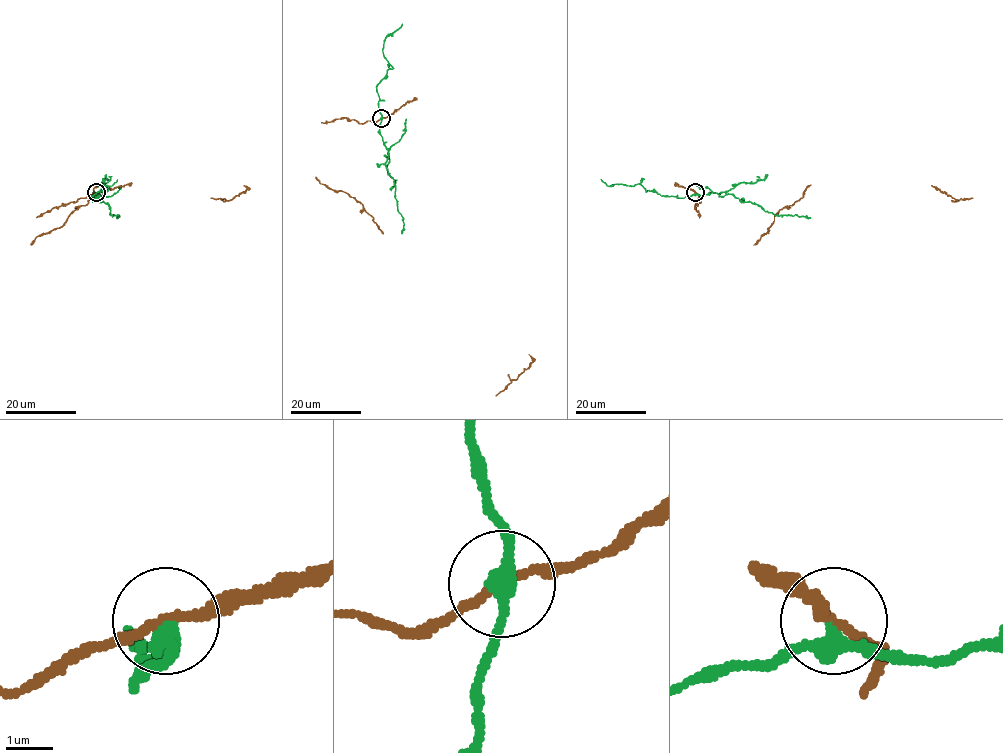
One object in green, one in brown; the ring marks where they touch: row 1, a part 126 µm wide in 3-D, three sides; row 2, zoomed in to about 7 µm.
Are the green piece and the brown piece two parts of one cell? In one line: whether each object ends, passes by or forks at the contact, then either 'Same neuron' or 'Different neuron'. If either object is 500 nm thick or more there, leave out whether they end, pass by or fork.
At the ring green passes by. At the ring brown passes by. Different neuron

